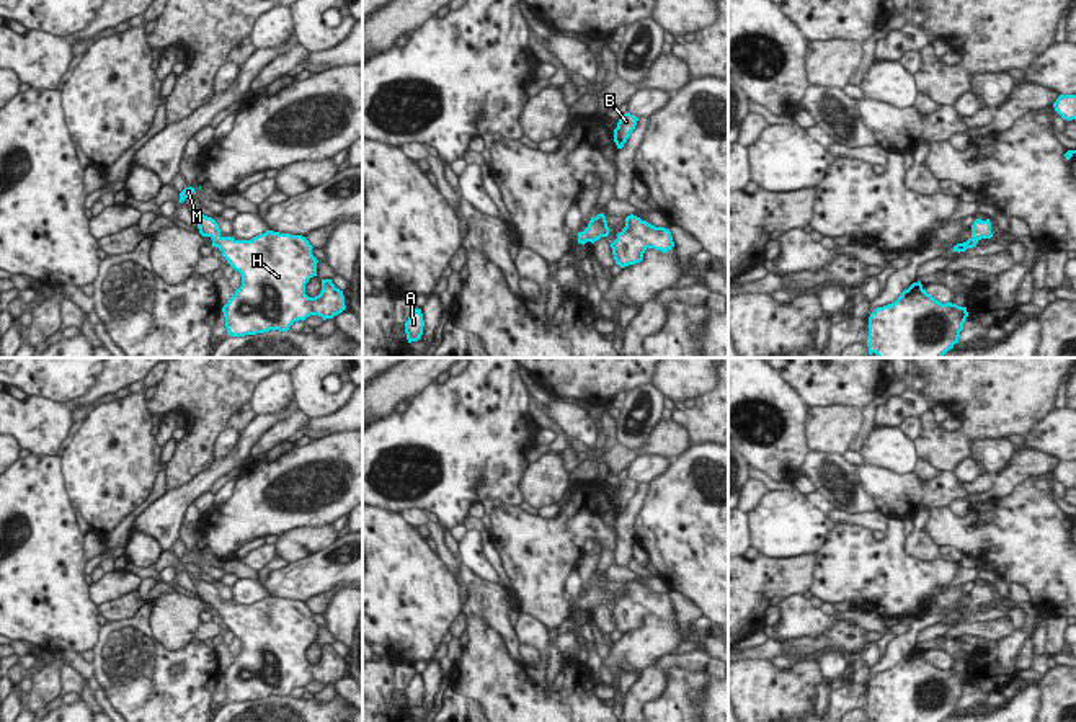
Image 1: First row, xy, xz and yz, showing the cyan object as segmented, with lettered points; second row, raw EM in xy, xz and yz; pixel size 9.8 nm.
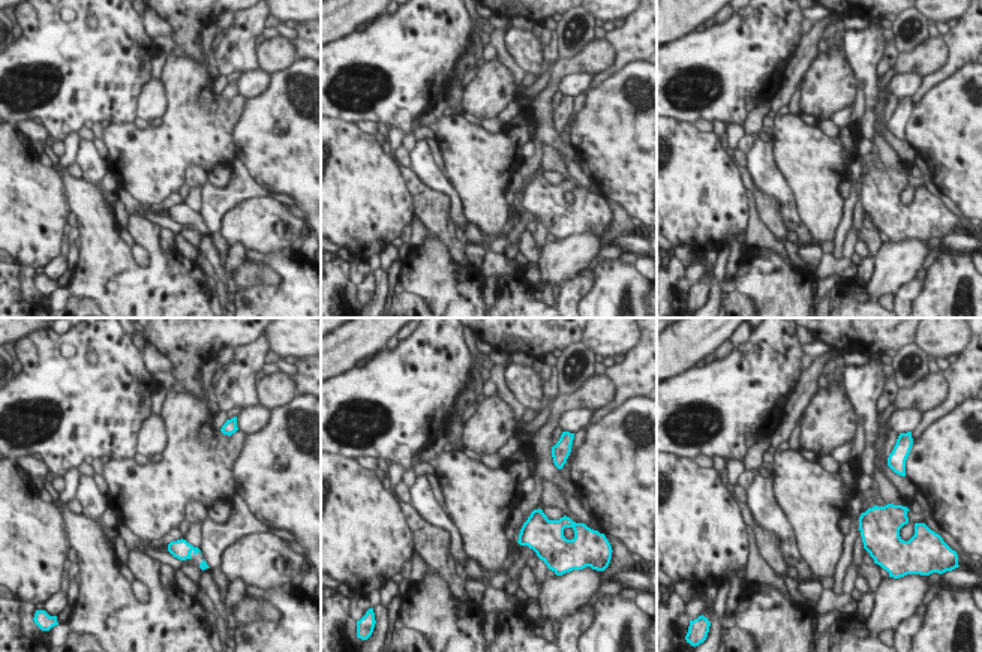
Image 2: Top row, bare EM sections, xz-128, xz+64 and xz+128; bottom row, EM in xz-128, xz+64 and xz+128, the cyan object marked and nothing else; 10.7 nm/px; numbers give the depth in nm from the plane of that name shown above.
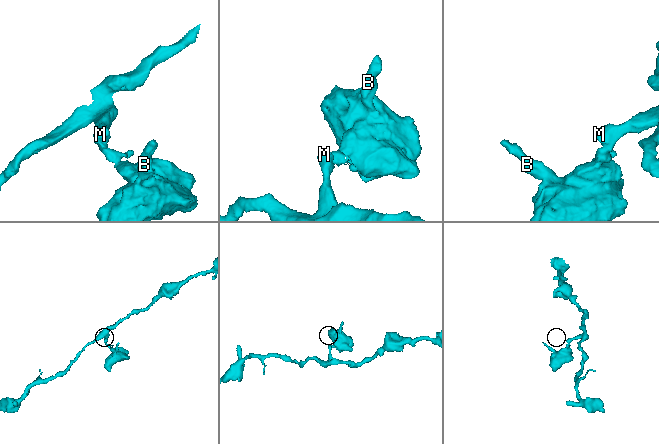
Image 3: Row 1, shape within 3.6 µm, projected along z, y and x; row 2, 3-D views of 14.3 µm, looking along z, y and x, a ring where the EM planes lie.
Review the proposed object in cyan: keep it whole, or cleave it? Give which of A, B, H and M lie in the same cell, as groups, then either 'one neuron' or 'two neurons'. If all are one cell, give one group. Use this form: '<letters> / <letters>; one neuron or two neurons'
A B H M; one neuron

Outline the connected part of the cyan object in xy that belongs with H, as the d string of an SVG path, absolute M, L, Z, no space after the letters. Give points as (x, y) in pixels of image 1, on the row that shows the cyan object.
M204 214L193 216L199 234L212 238L212 247L222 252L227 263L240 273L242 286L222 307L227 333L245 336L265 333L269 330L287 332L294 322L318 315L323 320L341 314L345 305L343 291L331 279L322 279L322 291L315 297L305 294L305 284L317 276L318 260L312 255L312 245L302 235L279 234L266 230L251 240L235 240L222 237L219 224Z

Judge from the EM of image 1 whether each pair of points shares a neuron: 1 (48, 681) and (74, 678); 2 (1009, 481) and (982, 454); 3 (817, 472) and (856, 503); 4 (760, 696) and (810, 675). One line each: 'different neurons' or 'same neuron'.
1: different neurons
2: different neurons
3: same neuron
4: same neuron

